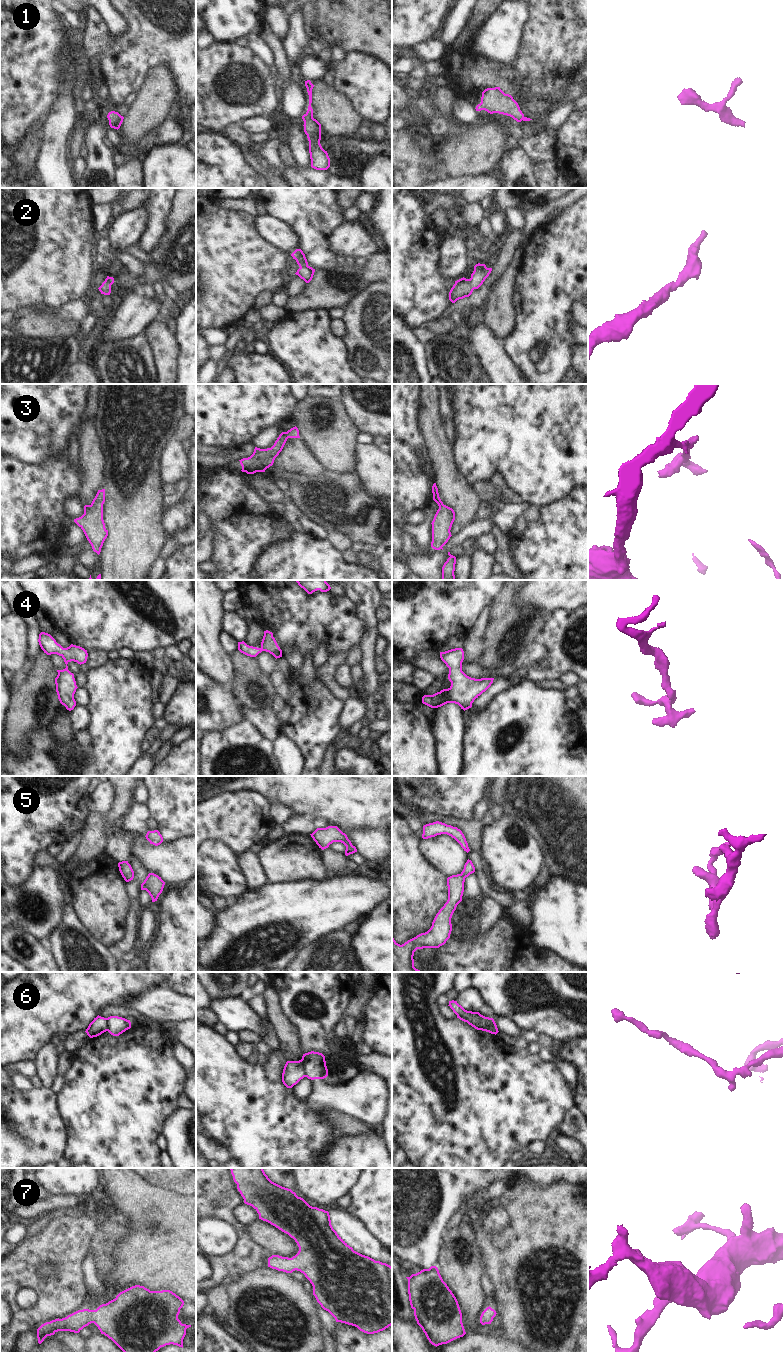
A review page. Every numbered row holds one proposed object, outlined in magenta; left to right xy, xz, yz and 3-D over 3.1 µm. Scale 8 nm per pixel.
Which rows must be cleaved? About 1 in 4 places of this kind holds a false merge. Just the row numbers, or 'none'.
6

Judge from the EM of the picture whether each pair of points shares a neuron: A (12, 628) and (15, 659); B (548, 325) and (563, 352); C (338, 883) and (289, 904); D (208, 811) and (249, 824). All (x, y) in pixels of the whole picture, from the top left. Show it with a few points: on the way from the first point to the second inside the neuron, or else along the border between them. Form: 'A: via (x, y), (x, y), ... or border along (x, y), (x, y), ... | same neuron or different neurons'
A: via (12, 636), (12, 651) | same neuron
B: via (556, 329), (563, 336), (563, 344) | same neuron
C: via (326, 895), (317, 904), (301, 904) | same neuron
D: via (218, 815), (239, 818) | same neuron

